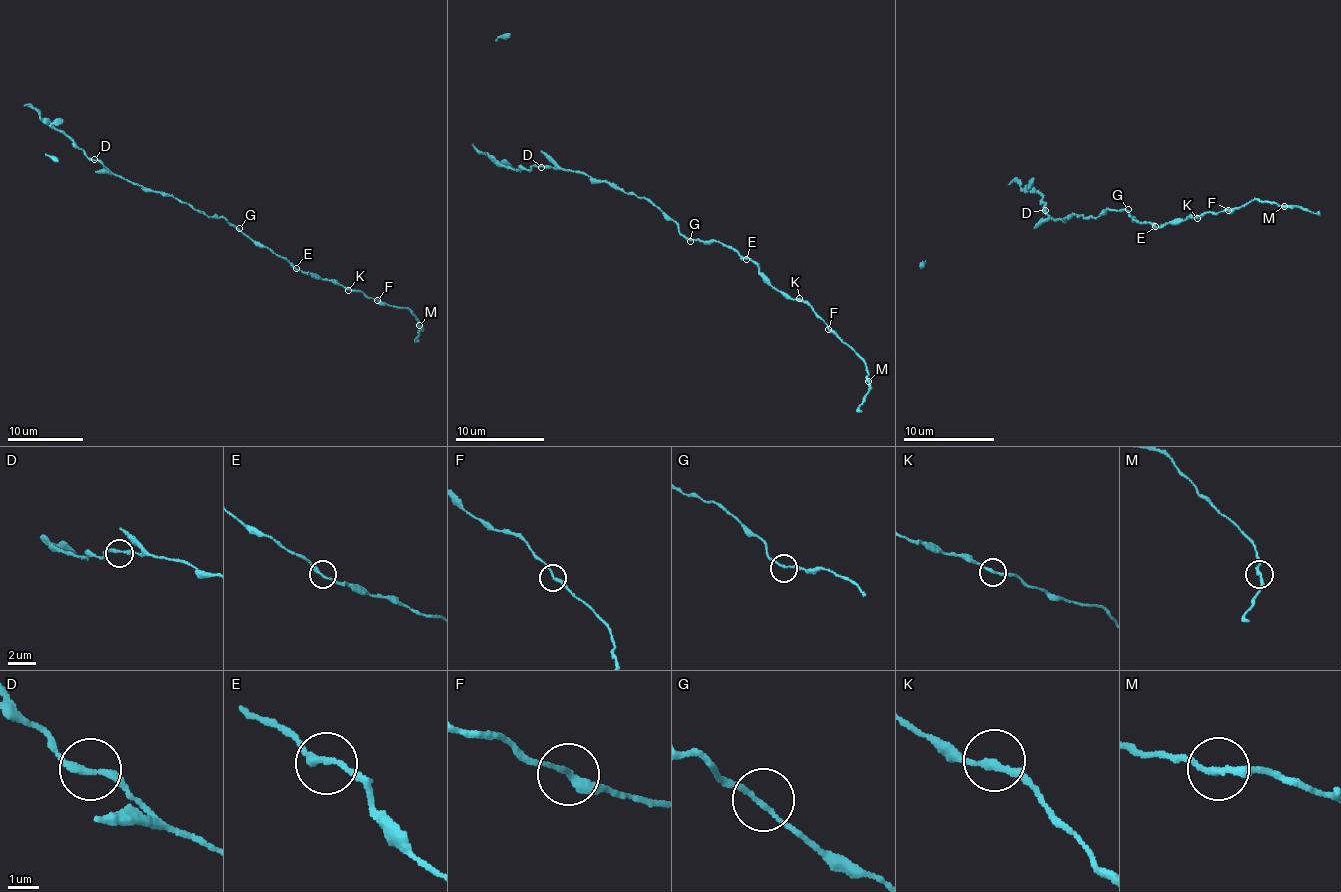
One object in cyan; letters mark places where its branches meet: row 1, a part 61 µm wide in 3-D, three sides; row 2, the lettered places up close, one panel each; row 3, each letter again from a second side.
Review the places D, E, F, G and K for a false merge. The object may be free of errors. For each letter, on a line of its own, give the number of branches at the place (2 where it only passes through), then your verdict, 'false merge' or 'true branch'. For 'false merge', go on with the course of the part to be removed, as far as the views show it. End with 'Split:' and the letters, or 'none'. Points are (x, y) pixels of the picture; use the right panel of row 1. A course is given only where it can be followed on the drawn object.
D: branches 2; true branch
E: branches 2; true branch
F: branches 2; true branch
G: branches 2; true branch
K: branches 2; true branch
Split: none

